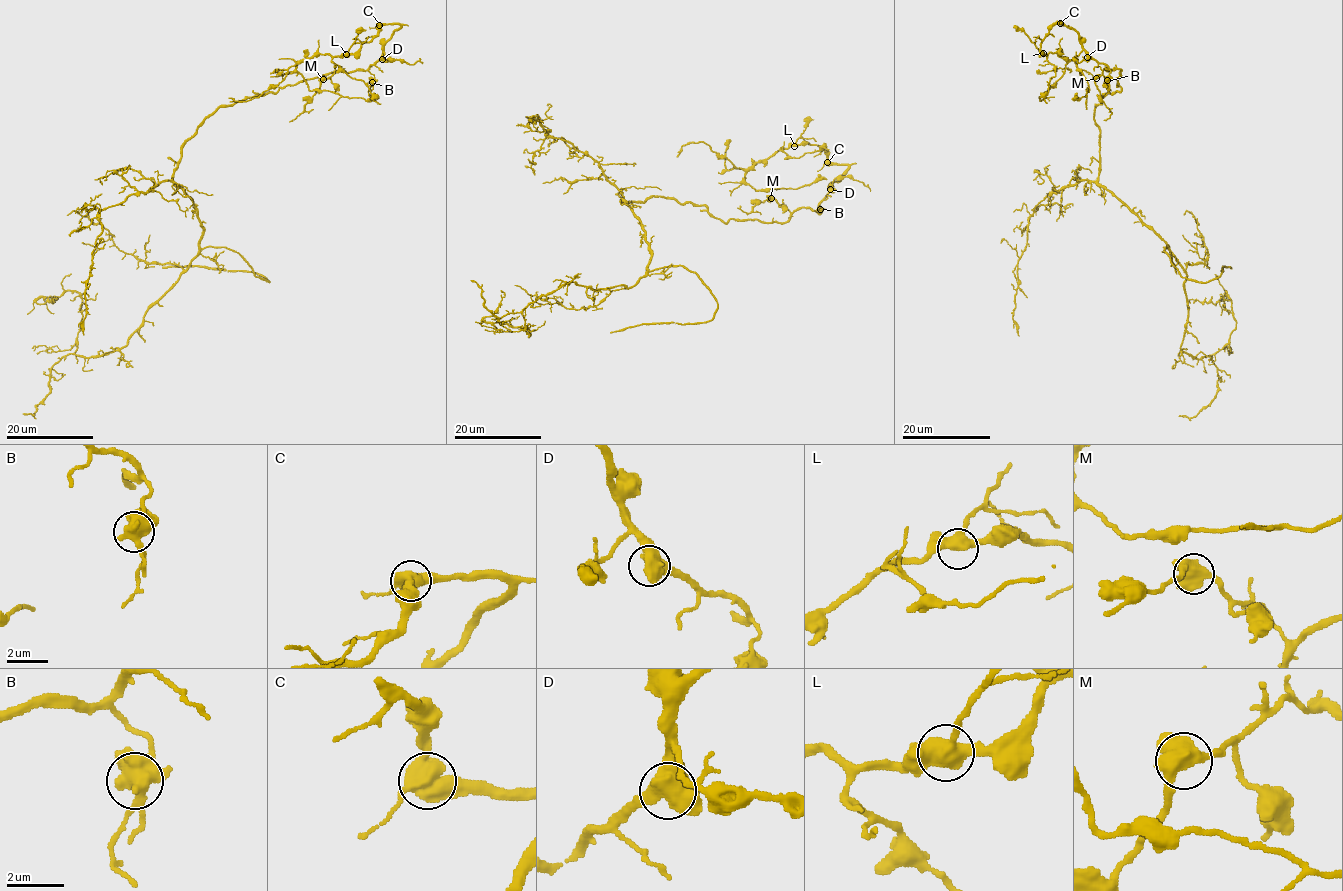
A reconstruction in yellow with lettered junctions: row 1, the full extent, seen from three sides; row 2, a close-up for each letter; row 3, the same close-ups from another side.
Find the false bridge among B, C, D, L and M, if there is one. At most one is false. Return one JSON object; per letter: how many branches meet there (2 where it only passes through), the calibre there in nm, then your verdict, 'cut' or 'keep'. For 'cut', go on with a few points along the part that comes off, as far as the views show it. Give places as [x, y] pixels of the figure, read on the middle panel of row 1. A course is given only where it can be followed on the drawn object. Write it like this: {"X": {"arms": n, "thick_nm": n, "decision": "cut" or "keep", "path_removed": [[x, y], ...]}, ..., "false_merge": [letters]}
{"B": {"arms": 3, "thick_nm": 550, "decision": "keep"}, "C": {"arms": 3, "thick_nm": 550, "decision": "keep"}, "D": {"arms": 3, "thick_nm": 500, "decision": "keep"}, "L": {"arms": 3, "thick_nm": 500, "decision": "keep"}, "M": {"arms": 3, "thick_nm": 500, "decision": "keep"}, "false_merge": []}

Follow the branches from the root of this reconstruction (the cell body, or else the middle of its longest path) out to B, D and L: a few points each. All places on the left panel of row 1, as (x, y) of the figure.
B: (198, 127), (220, 107), (276, 92), (282, 87), (336, 71), (367, 71), (374, 76), (372, 82)
D: (198, 127), (220, 107), (276, 92), (282, 87), (336, 71), (365, 71), (382, 59)
L: (198, 127), (220, 107), (336, 71), (365, 71), (400, 26), (380, 25), (369, 41), (346, 54)

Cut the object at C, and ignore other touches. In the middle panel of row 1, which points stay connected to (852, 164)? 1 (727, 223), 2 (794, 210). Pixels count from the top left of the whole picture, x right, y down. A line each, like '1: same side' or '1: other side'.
1: same side
2: same side

